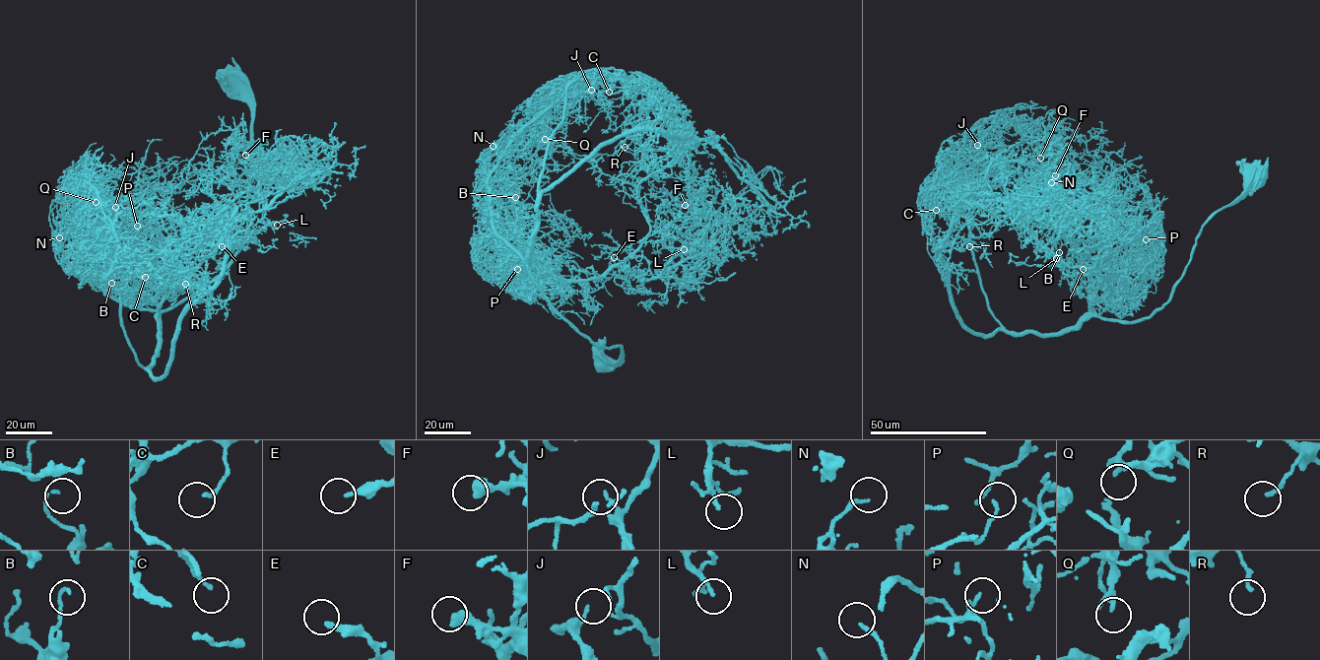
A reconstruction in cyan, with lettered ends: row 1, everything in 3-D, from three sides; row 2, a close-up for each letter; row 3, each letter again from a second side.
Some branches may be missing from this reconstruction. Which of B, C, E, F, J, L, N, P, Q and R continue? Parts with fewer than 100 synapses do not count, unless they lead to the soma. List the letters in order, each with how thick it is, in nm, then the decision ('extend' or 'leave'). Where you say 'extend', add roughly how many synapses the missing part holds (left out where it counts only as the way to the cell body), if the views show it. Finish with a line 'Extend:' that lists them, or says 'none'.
B: 100 nm | leave
C: 130 nm | leave
E: 200 nm | extend | 130 syn
F: 500 nm | leave
J: 90 nm | leave
L: 100 nm | leave
N: 140 nm | leave
P: 80 nm | leave
Q: 170 nm | leave
R: 160 nm | leave
Extend: E

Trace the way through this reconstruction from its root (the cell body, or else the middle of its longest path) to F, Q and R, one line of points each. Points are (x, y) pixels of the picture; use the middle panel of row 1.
F: (604, 366), (620, 345), (598, 349), (559, 313), (529, 263), (571, 280), (663, 275), (692, 254), (685, 205)
Q: (604, 366), (620, 345), (598, 349), (559, 313), (494, 227), (493, 185), (551, 155), (557, 143), (545, 139)
R: (604, 366), (620, 345), (598, 349), (559, 313), (527, 256), (538, 197), (597, 147), (645, 126), (625, 147)

